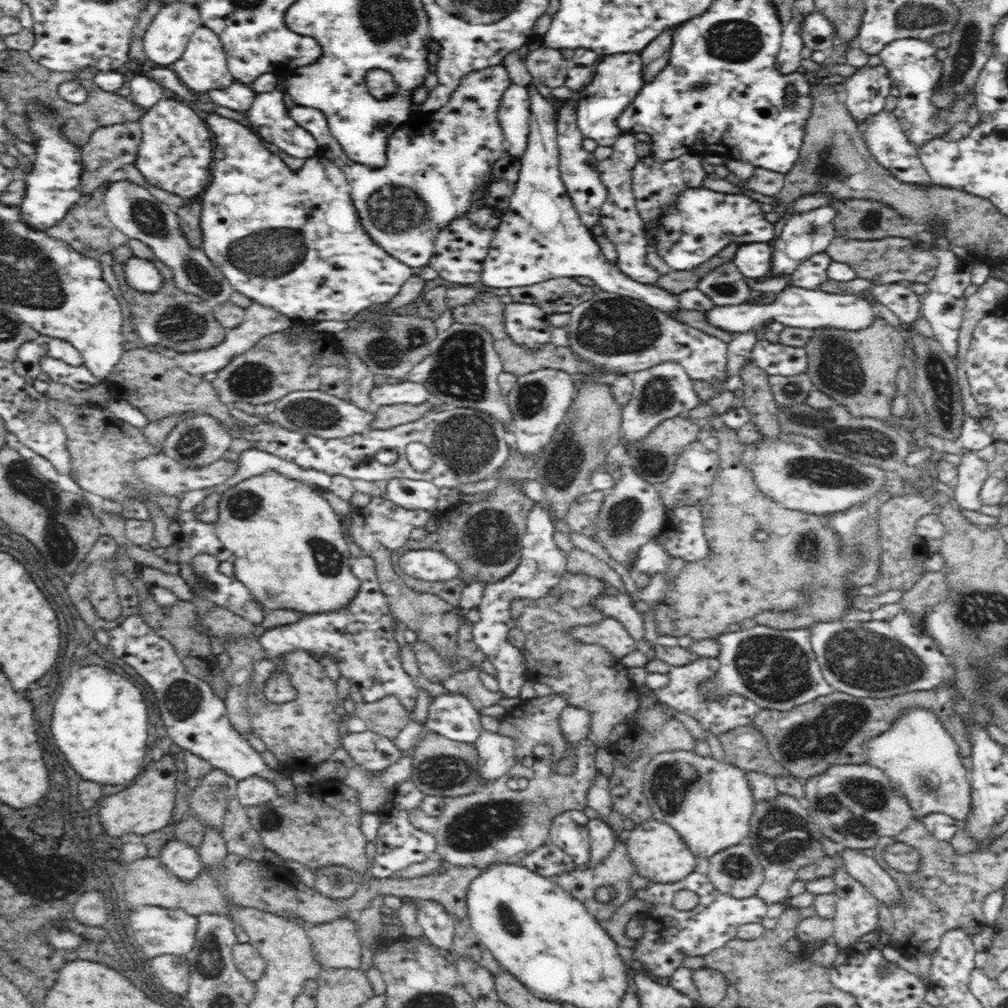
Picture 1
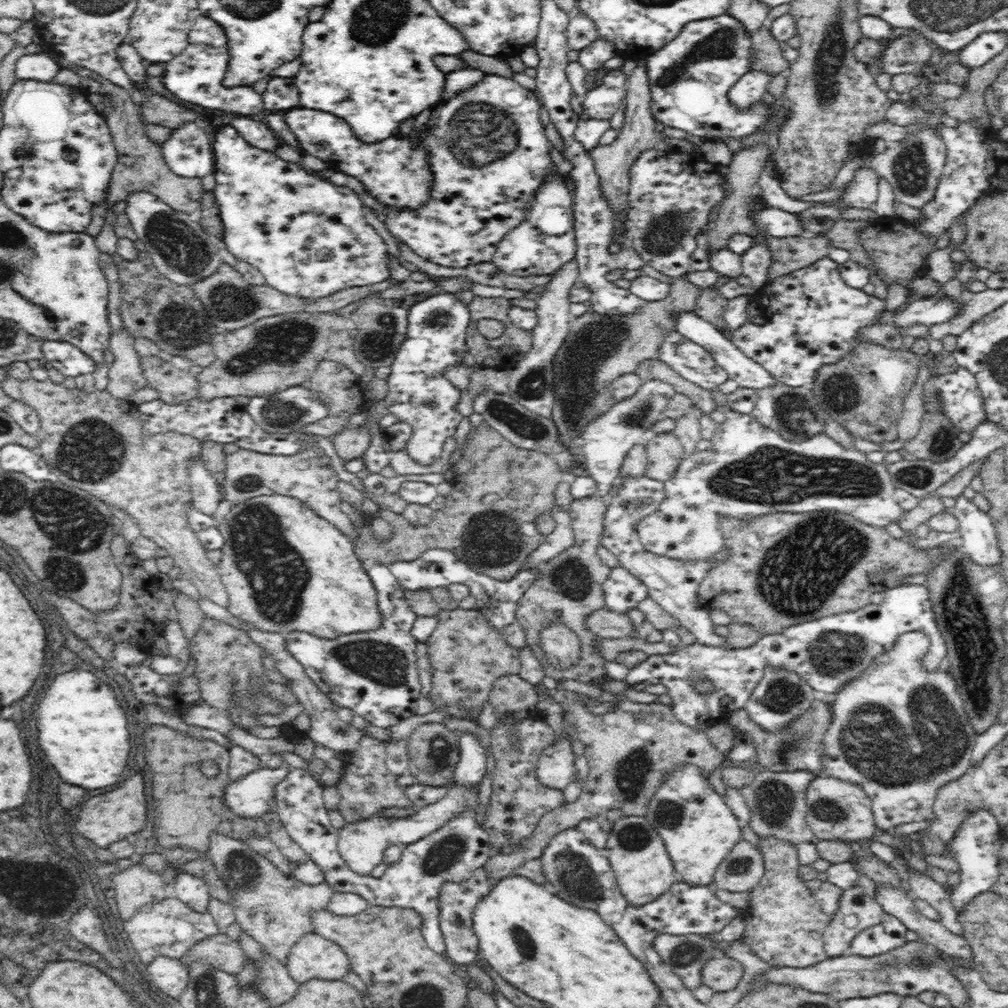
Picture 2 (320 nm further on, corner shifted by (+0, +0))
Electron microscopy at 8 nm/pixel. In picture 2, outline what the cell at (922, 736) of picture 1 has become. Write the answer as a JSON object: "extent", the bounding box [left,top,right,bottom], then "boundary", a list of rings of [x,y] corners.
{"extent":[821,631,979,832],"boundary":[[[919,631],[906,632],[896,640],[896,644],[892,645],[887,651],[881,655],[876,655],[869,664],[869,667],[862,671],[857,677],[846,681],[836,693],[836,699],[831,702],[831,723],[828,730],[823,736],[824,754],[821,758],[823,764],[822,776],[834,777],[839,780],[845,780],[850,784],[857,784],[866,794],[872,803],[872,814],[874,825],[879,832],[885,832],[894,829],[902,824],[910,824],[913,822],[926,821],[933,816],[933,804],[936,800],[937,788],[940,788],[948,781],[958,780],[970,768],[972,760],[972,752],[975,744],[975,738],[979,734],[974,730],[972,724],[968,723],[966,711],[964,711],[964,703],[960,693],[956,691],[956,680],[942,666],[933,671],[928,671],[922,660],[929,651],[930,638]]]}

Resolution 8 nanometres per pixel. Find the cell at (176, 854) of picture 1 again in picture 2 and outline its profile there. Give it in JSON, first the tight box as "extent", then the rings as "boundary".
{"extent":[171,872,212,913],"boundary":[[[183,872],[176,876],[171,894],[198,913],[207,913],[212,899],[209,886],[203,879]]]}

